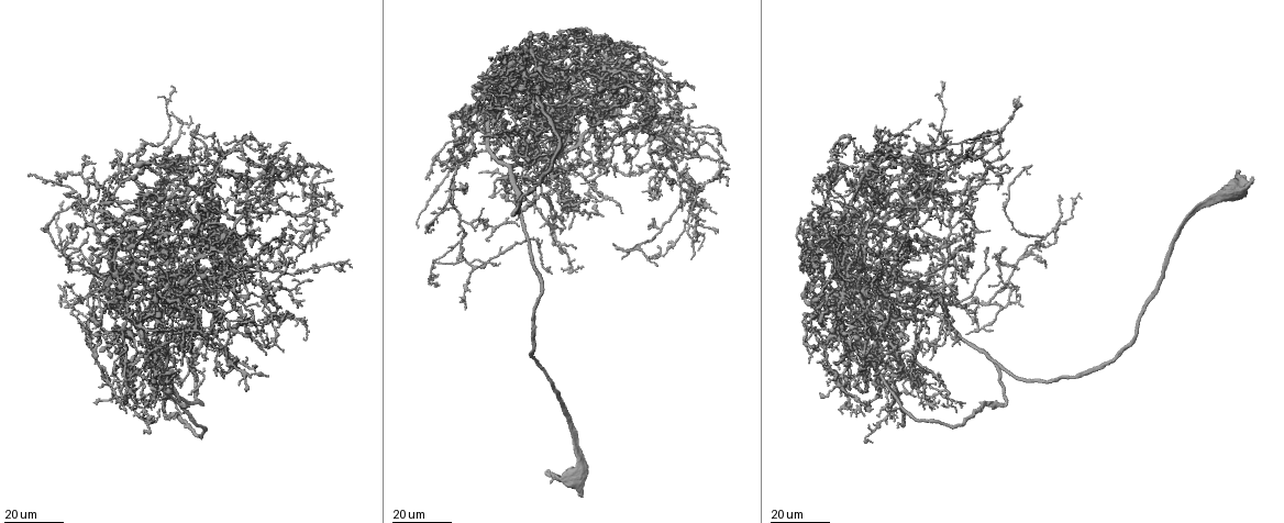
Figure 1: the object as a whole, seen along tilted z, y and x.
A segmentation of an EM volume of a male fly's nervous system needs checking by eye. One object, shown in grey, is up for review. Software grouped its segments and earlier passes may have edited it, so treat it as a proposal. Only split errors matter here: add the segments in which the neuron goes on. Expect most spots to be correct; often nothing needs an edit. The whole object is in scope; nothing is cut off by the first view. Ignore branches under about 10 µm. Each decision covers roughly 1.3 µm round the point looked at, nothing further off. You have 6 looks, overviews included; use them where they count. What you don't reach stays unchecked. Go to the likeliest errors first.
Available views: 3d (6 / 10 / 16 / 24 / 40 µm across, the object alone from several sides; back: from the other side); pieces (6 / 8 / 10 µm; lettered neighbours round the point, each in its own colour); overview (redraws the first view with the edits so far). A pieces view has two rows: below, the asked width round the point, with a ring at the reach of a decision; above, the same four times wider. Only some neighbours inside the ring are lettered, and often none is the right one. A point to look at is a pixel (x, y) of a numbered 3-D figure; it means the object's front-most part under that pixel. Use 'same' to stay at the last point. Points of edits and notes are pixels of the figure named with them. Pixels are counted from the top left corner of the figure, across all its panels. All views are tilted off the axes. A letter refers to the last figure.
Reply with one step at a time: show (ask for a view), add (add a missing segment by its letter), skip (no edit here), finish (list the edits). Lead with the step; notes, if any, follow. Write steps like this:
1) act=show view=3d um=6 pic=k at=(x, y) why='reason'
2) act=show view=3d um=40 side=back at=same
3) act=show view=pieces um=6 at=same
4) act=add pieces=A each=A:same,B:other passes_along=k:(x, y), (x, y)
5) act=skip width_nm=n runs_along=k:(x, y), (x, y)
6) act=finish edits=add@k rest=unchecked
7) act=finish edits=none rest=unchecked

act=show view=3d um=24 pic=1 at=(832, 376) why='branch stops here'

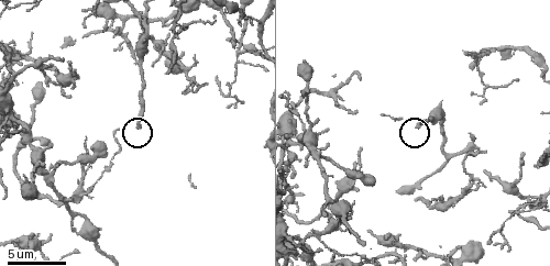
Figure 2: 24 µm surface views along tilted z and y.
act=show view=pieces um=8 pic=2 at=(418, 125)

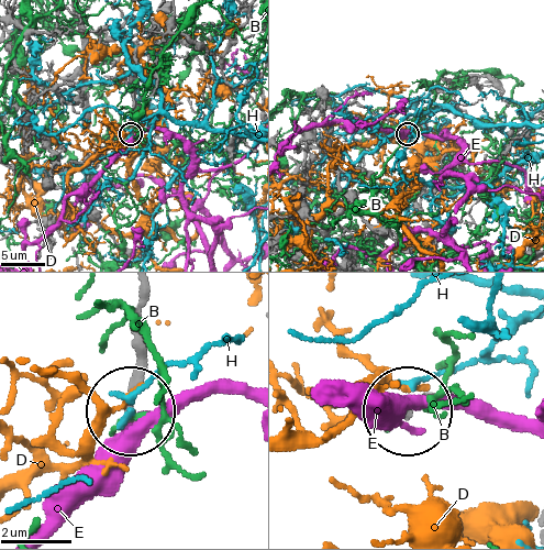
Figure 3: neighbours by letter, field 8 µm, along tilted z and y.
act=skip each=B:other,D:other,E:other,H:other found='no lettered segment goes on from it'

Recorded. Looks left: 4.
act=show view=3d um=24 pic=1 at=(989, 139) why='free end'

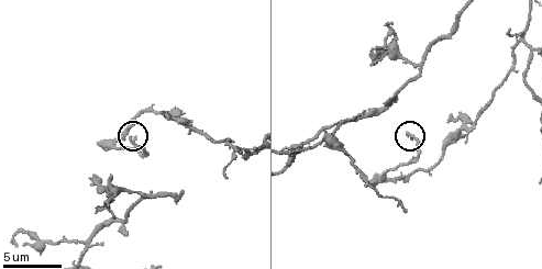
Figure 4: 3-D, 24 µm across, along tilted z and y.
act=show view=pieces um=10 pic=4 at=(410, 140) why='what lies round it'

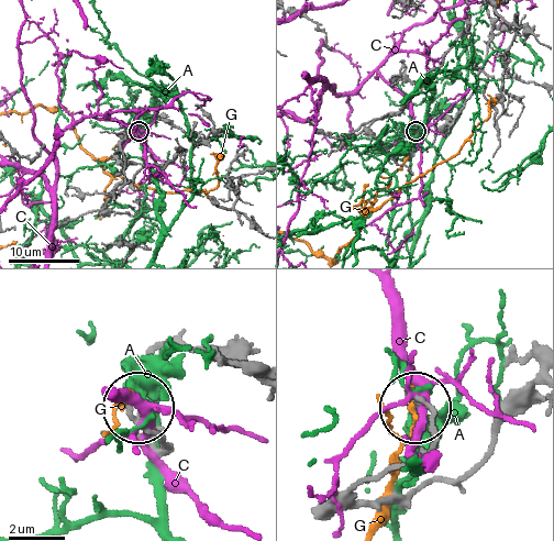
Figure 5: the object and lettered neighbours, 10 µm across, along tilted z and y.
act=skip each=A:other,C:other,G:other found='none of them fits'

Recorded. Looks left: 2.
act=show view=3d um=24 pic=1 at=(1009, 151)

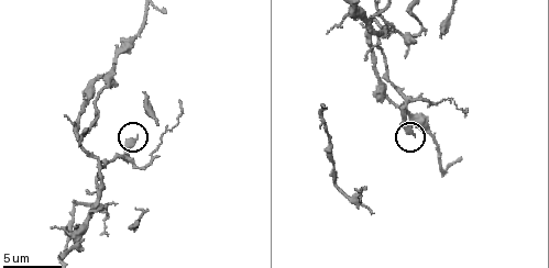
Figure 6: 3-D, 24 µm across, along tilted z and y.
act=show view=pieces um=8 pic=6 at=(137, 134)

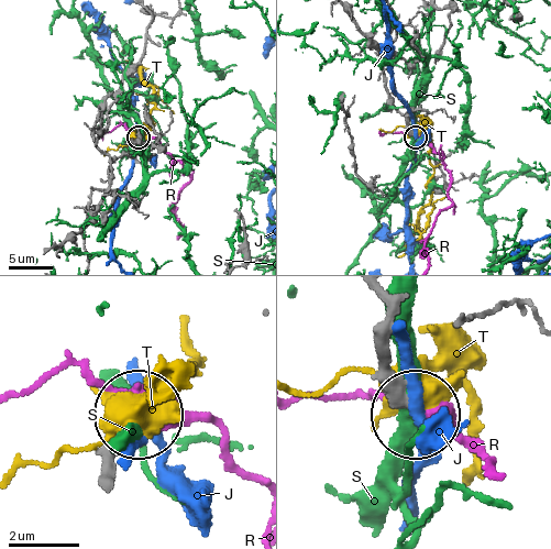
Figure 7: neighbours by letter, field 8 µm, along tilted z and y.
act=skip each=J:other,R:other,S:other,T:other runs_along=7:(376, 298), (393, 385), (411, 412) found='no lettered segment goes on from it'

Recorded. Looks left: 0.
act=finish edits=none rest=unchecked

